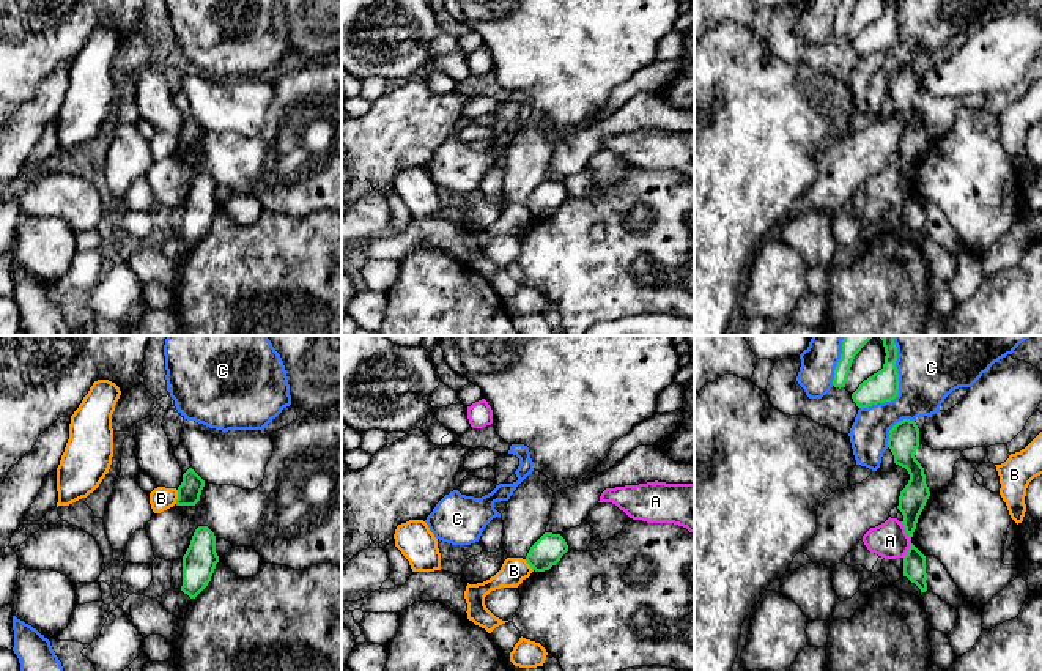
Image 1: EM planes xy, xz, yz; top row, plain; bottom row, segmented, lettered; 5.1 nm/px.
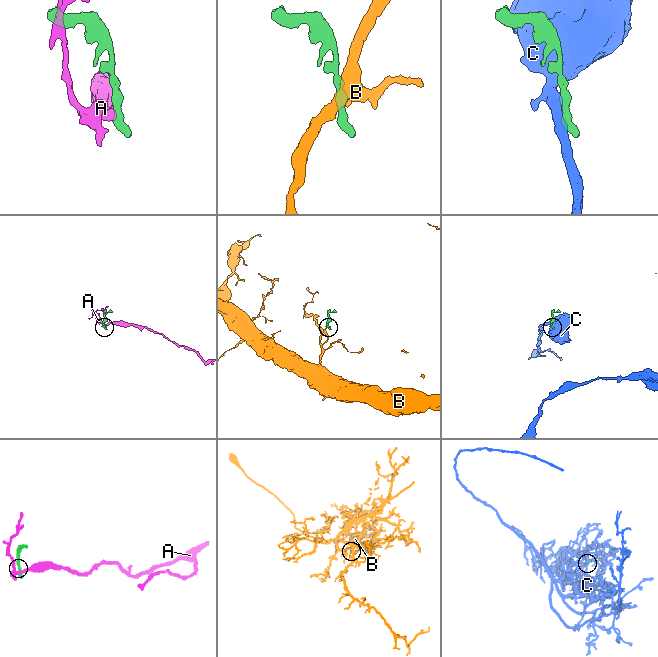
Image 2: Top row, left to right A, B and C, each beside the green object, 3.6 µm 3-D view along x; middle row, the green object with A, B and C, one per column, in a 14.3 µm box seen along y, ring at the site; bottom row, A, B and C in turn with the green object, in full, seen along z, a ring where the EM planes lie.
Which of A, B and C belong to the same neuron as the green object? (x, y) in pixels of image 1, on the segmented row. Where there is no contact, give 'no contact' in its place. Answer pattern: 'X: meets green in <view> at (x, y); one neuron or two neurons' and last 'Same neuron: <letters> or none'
A: meets green in yz at (910, 539); two neurons
B: meets green in xy at (178, 496); two neurons
C: meets green in yz at (897, 385); two neurons
Same neuron: none

